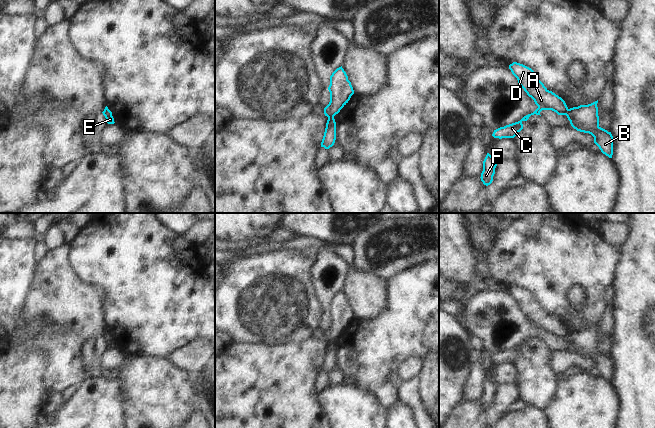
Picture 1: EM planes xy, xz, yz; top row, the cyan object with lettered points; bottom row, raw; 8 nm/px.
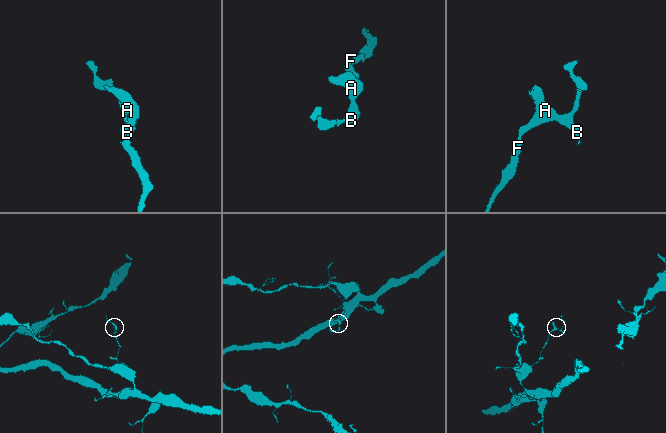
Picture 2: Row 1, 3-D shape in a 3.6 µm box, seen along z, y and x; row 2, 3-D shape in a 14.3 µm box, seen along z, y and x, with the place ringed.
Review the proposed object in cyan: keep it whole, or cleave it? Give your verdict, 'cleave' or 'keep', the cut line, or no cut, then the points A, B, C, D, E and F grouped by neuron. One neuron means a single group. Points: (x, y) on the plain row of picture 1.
cleave; cut in xz along (328, 340), (333, 341); A C D F / B E

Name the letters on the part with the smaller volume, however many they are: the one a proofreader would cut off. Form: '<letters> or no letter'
B, E

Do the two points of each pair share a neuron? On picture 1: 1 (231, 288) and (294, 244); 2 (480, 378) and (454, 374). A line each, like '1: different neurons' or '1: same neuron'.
1: different neurons
2: different neurons

